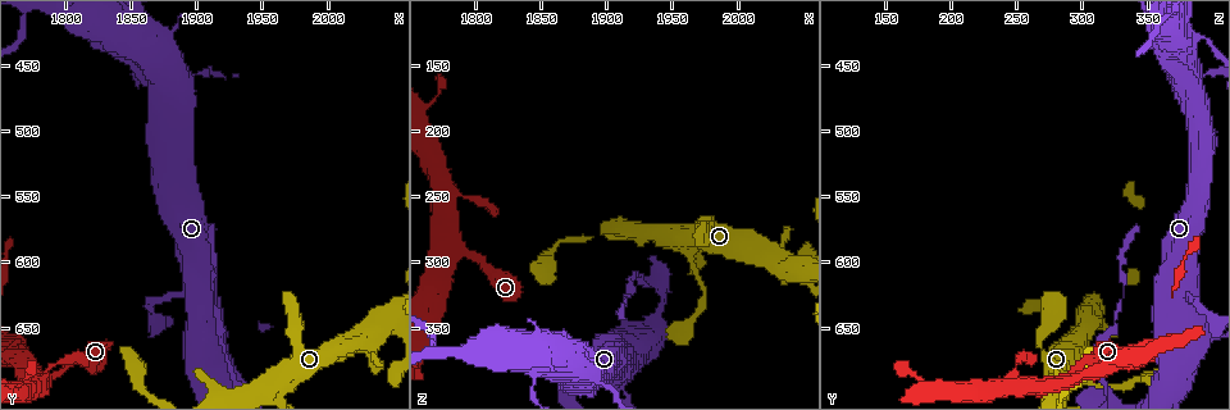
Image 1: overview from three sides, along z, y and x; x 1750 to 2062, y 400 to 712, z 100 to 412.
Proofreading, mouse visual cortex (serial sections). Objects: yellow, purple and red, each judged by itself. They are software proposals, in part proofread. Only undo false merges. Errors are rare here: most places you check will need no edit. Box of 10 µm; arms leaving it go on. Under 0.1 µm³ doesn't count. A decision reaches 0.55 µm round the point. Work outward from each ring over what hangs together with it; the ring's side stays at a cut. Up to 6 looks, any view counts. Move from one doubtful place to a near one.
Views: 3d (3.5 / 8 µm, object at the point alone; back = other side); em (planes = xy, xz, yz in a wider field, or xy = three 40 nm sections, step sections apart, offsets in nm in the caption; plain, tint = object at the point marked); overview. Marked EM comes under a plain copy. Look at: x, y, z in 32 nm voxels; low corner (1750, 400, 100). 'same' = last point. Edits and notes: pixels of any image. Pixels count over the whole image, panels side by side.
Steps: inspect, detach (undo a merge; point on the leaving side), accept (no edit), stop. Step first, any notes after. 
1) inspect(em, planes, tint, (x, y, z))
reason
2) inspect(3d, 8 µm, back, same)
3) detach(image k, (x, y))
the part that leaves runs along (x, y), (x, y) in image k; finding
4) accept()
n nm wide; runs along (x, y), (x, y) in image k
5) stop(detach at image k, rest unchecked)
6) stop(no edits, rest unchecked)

inspect(3d, 3.5 µm, (1790, 686, 288))
two arms in line, one across

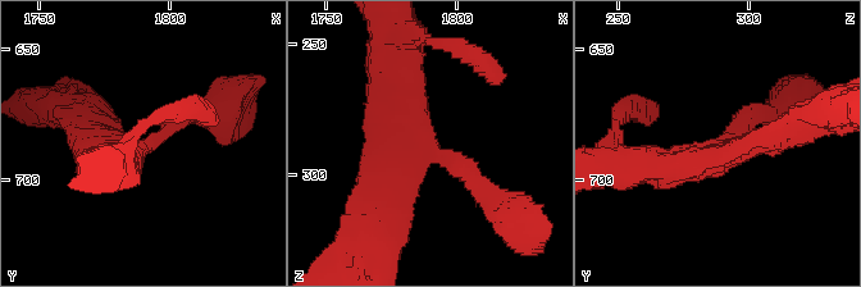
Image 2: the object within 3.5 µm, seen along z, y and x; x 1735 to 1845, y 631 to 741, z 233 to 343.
inspect(em, xy, step 2, tint, (1792, 687, 291))
now the EM

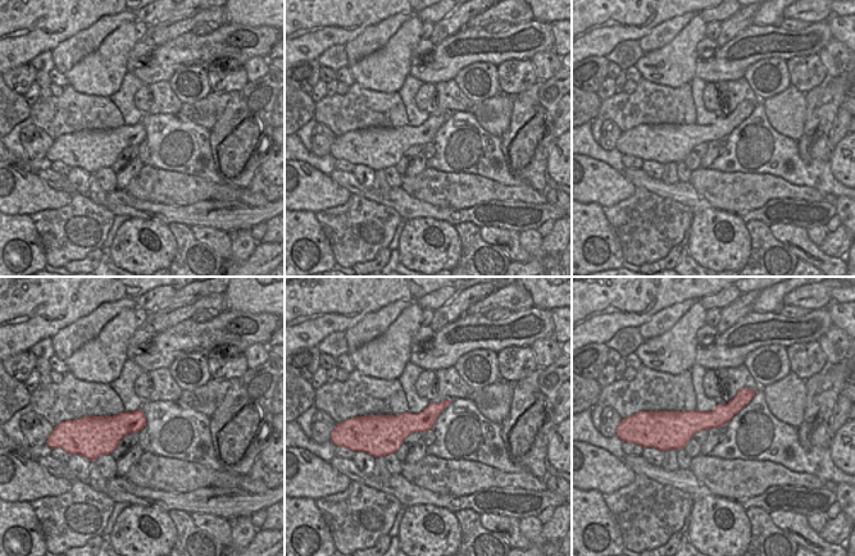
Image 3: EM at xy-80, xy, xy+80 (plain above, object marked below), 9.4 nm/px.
accept()
runs along (496, 203), (410, 131), (406, 78) in image 2; all the same cell

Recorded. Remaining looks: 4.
inspect(3d, 3.5 µm, (1964, 692, 294))
four arms meet

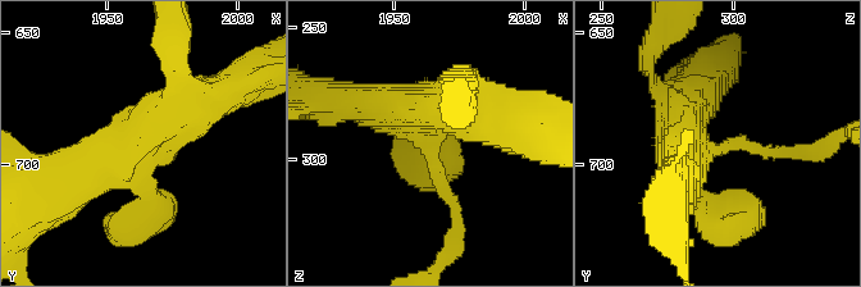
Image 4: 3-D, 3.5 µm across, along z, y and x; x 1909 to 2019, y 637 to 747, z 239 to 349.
inspect(em, xy, step 1, tint, (1966, 693, 292))
4 arms; arms of 150, 150, 600, 600 nm

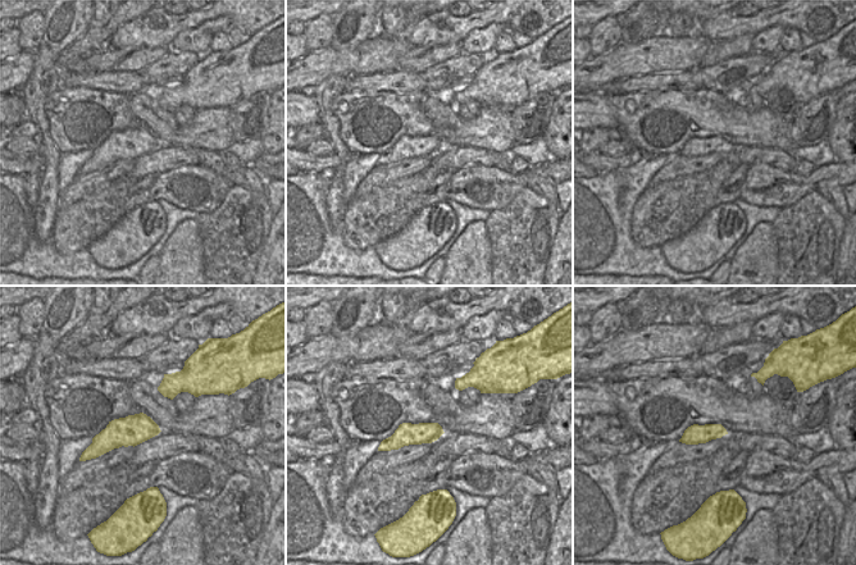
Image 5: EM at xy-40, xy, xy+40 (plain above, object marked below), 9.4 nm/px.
inspect(em, xy, step 2, tint, same)
another direction

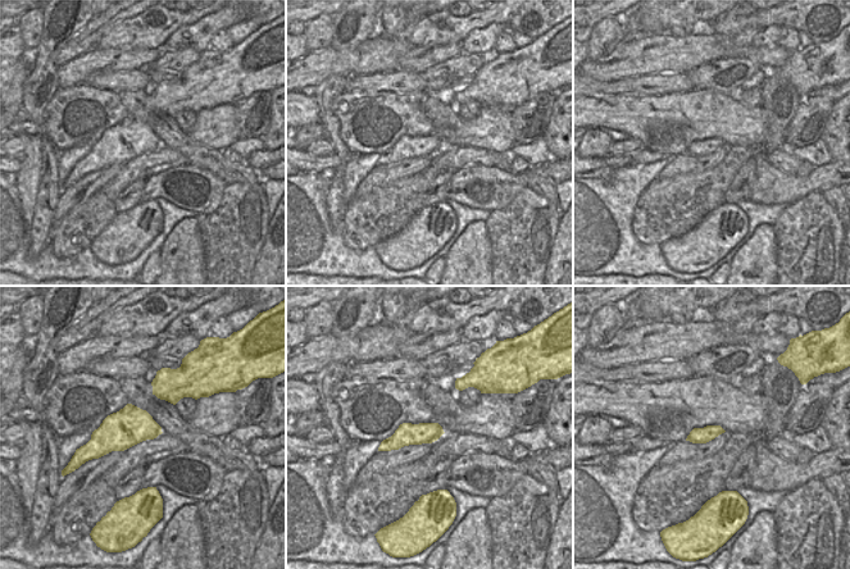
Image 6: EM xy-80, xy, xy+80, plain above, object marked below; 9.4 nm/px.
accept()
200 nm wide; runs along (682, 95), (692, 142), (791, 150) in image 4; continuous, no second cell

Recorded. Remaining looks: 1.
stop(no edits, rest unchecked)

